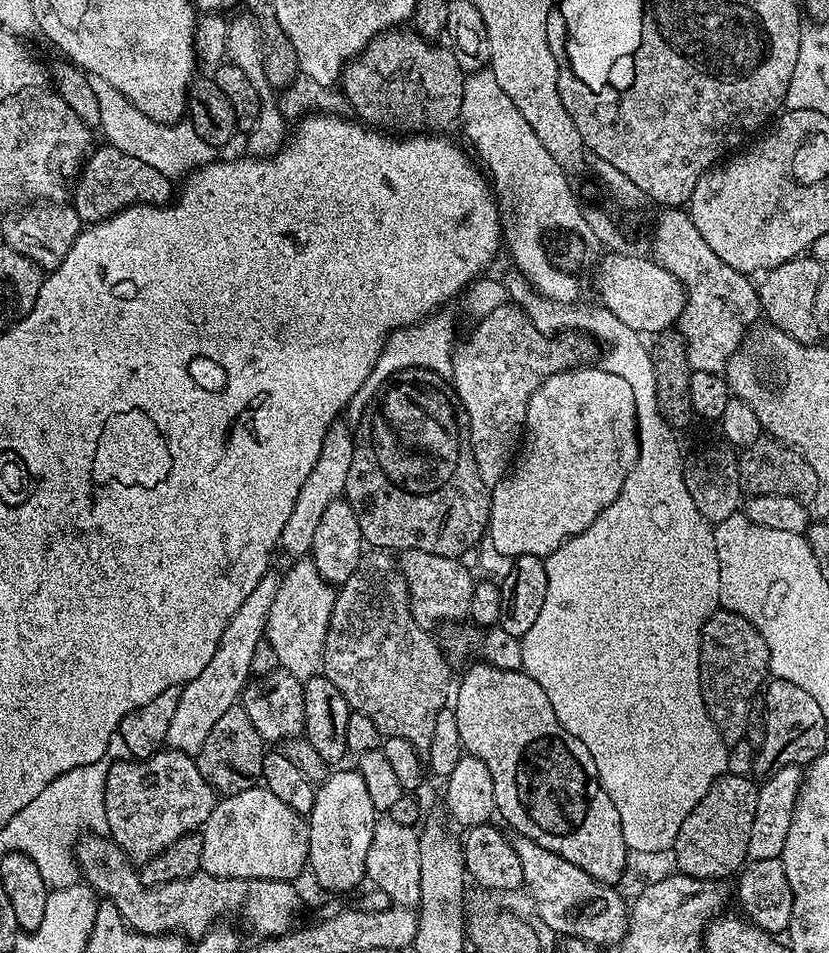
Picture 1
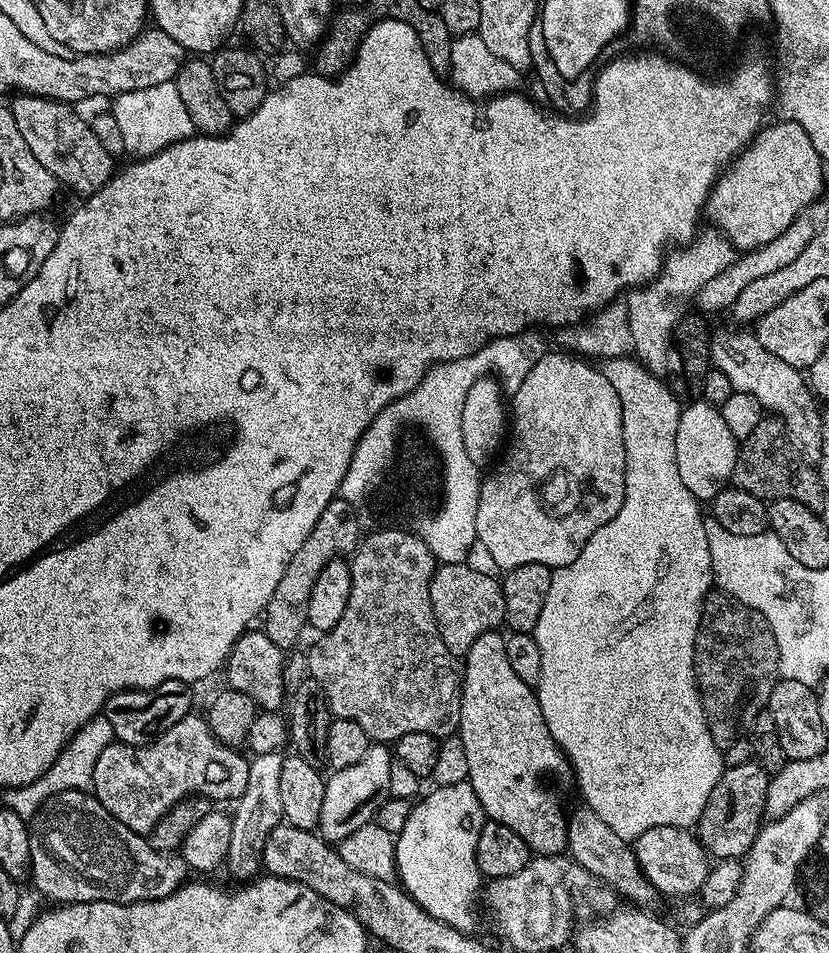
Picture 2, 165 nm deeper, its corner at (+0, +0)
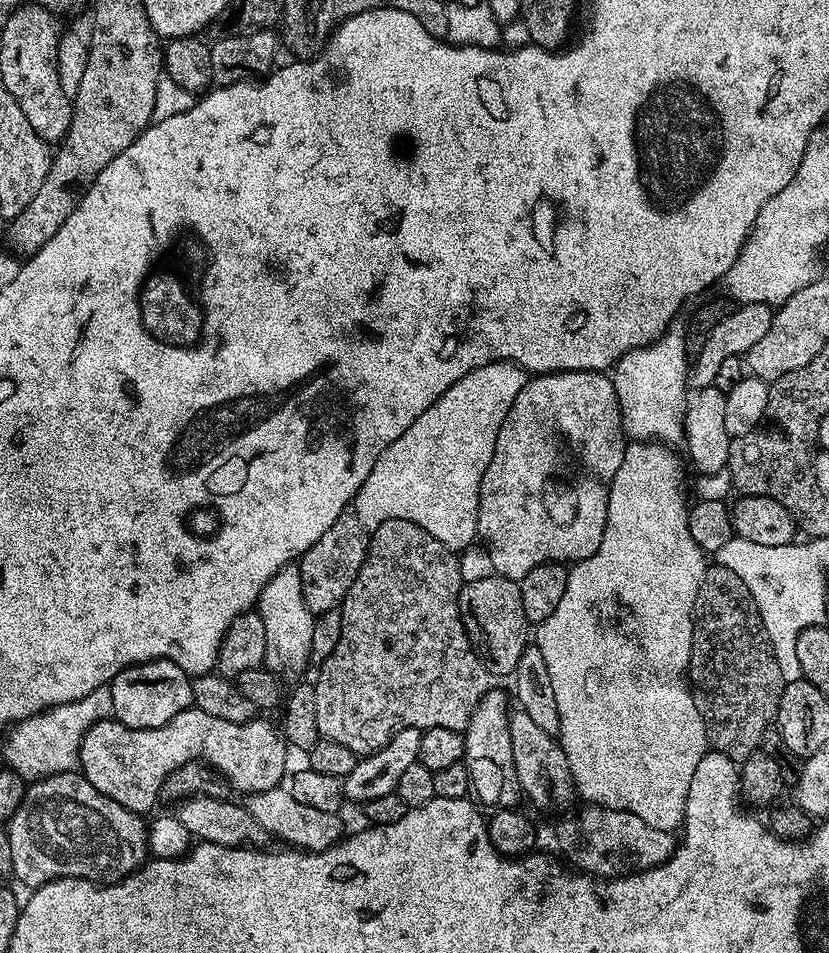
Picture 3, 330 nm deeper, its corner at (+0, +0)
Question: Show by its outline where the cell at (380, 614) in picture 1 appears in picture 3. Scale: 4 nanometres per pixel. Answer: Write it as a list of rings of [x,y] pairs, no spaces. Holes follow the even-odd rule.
[[[390,518],[376,528],[371,529],[368,542],[368,553],[358,570],[358,578],[354,578],[354,586],[346,594],[344,603],[338,611],[342,614],[342,638],[338,638],[338,646],[323,664],[319,665],[320,677],[314,680],[318,694],[318,730],[321,737],[330,742],[338,742],[357,754],[371,754],[390,742],[394,734],[407,728],[433,728],[446,726],[446,730],[463,733],[468,727],[470,718],[482,702],[484,695],[490,691],[490,673],[486,670],[481,653],[472,647],[472,639],[466,634],[460,617],[460,557],[451,548],[447,548],[438,538],[426,534],[422,526],[410,522],[406,518]]]

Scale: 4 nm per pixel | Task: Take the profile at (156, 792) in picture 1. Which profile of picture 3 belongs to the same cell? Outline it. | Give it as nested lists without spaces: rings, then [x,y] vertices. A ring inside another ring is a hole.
[[[193,706],[182,710],[182,714],[170,718],[170,722],[166,722],[166,726],[157,728],[131,728],[115,718],[90,726],[90,730],[86,730],[80,743],[78,768],[88,779],[90,786],[94,786],[94,790],[98,790],[98,794],[118,802],[118,806],[122,806],[126,810],[145,814],[144,812],[150,811],[155,804],[158,804],[162,782],[166,782],[168,775],[174,770],[178,770],[178,766],[193,762],[208,764],[223,774],[224,779],[235,791],[237,788],[238,791],[244,792],[243,794],[251,794],[281,787],[283,780],[280,779],[283,778],[284,771],[288,768],[288,752],[290,753],[290,748],[281,729],[277,725],[275,728],[268,720],[257,718],[242,724],[226,722],[225,719],[204,714],[202,710]]]

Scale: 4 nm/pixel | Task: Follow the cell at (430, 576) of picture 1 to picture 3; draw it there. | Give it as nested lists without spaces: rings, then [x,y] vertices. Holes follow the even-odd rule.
[[[493,574],[490,578],[464,584],[460,590],[460,617],[466,634],[472,639],[472,647],[487,657],[486,670],[493,677],[511,677],[518,666],[518,658],[522,658],[522,650],[530,647],[530,625],[526,610],[522,610],[519,583]]]

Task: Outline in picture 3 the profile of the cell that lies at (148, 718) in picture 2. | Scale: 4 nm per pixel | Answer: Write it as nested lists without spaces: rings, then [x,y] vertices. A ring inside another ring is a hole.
[[[151,660],[145,664],[132,664],[123,668],[110,685],[110,698],[114,698],[113,717],[131,728],[157,728],[166,726],[170,718],[193,707],[193,677],[169,660]]]

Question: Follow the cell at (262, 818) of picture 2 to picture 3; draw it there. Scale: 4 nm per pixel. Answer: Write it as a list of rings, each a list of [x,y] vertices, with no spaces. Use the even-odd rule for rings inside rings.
[[[295,563],[285,566],[266,582],[258,601],[262,626],[266,626],[266,654],[263,667],[275,672],[277,677],[300,676],[304,667],[309,667],[311,658],[310,641],[314,635],[316,616],[308,609],[302,598],[302,578]]]

